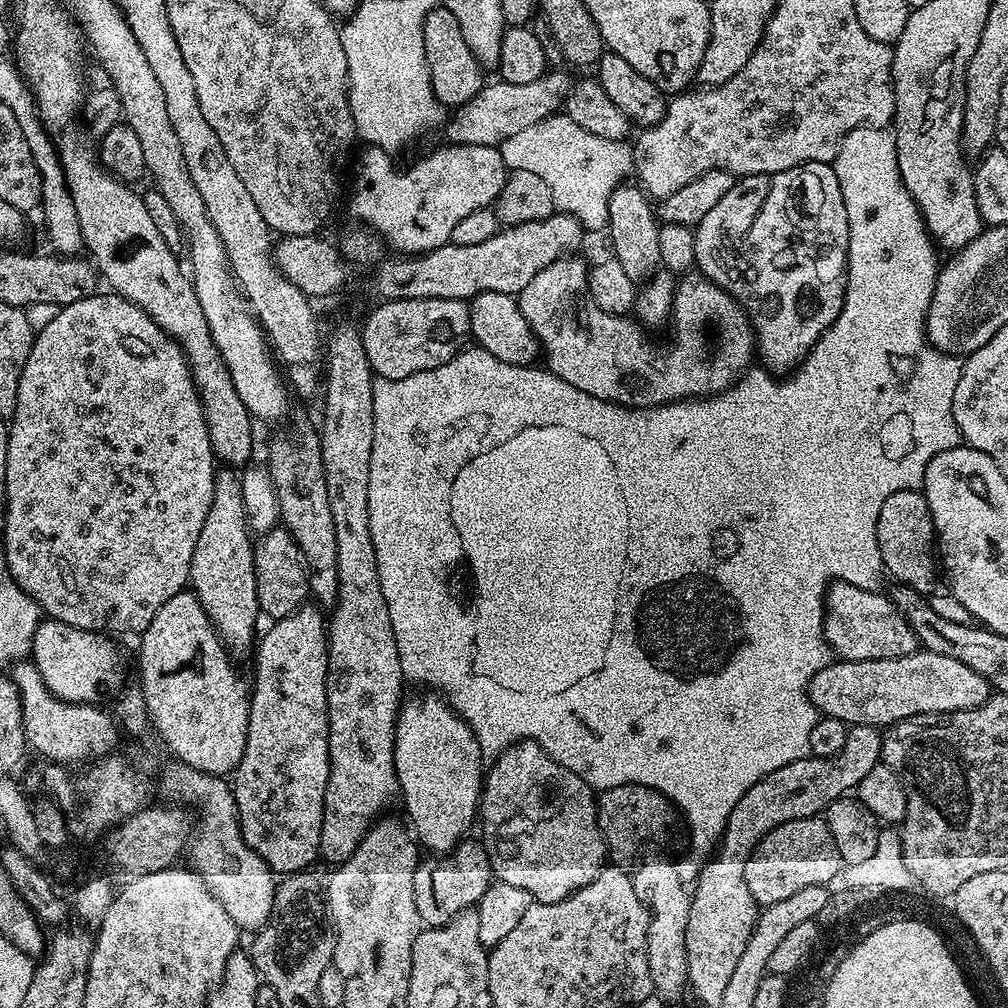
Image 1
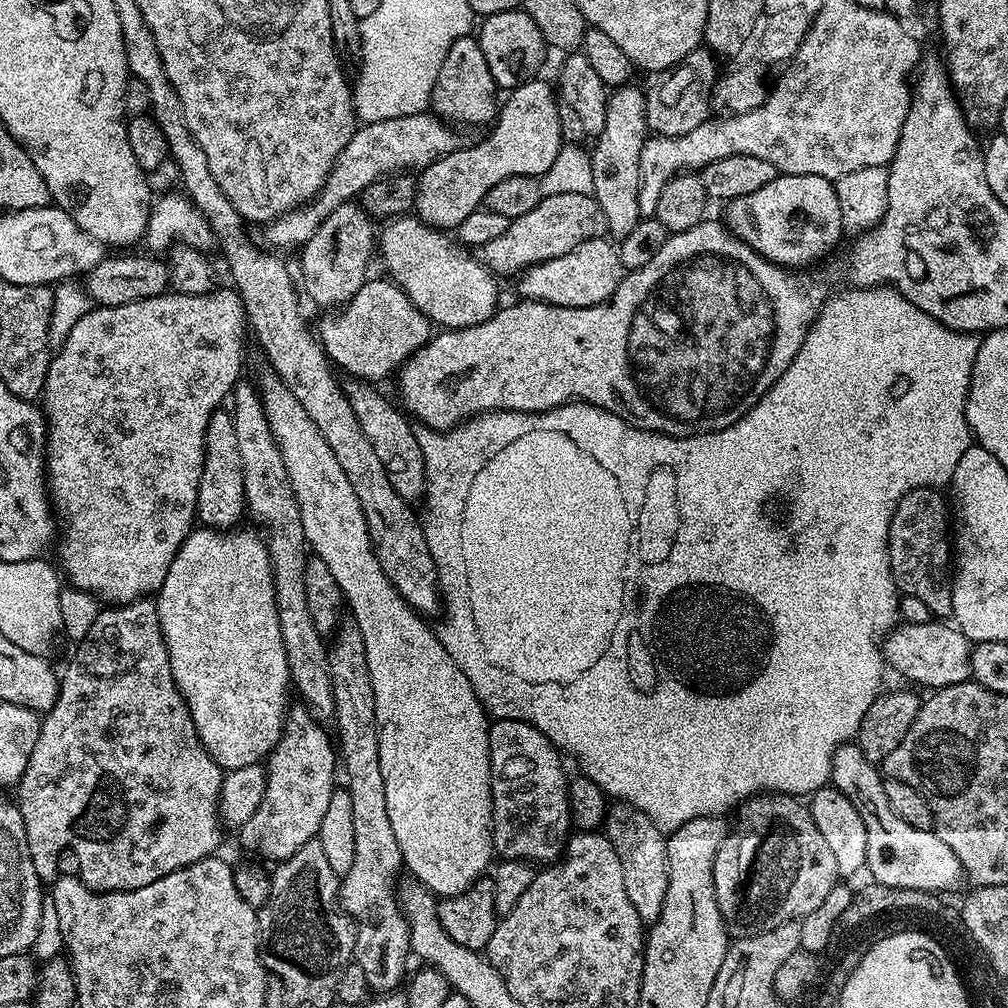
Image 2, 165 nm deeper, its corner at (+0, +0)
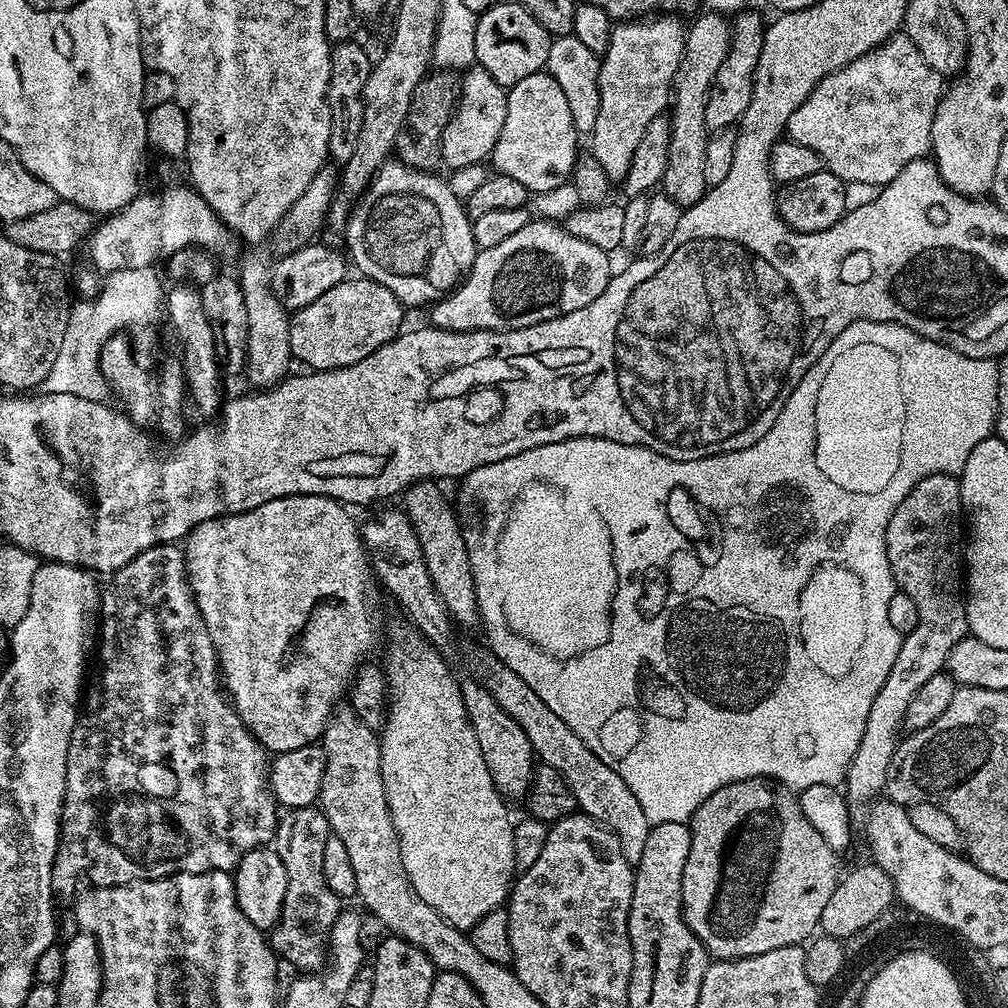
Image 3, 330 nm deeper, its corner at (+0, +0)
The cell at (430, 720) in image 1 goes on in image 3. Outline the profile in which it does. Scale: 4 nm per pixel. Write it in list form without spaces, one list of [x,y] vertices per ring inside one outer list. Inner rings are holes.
[[[411,626],[396,628],[388,640],[388,653],[384,656],[382,667],[384,677],[388,680],[388,702],[386,705],[386,719],[380,736],[382,750],[382,782],[386,786],[386,802],[390,806],[390,818],[394,822],[394,830],[398,834],[398,842],[402,850],[402,866],[406,866],[406,874],[410,878],[410,886],[418,890],[418,898],[426,902],[426,906],[434,906],[446,922],[455,928],[471,930],[486,914],[501,907],[507,901],[514,877],[518,869],[514,862],[514,820],[508,817],[505,797],[500,795],[494,786],[490,770],[486,766],[486,758],[482,758],[482,746],[478,746],[478,738],[474,738],[474,726],[470,726],[470,718],[466,714],[466,706],[462,702],[462,690],[458,676],[448,669],[444,661],[445,653],[430,643],[423,632],[416,631]]]

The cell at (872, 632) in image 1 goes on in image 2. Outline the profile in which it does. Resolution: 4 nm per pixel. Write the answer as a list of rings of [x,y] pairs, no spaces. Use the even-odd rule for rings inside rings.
[[[948,622],[931,624],[897,623],[882,641],[884,662],[889,669],[901,672],[908,680],[927,690],[961,684],[972,675],[973,645]],[[949,624],[949,625],[948,625]]]

